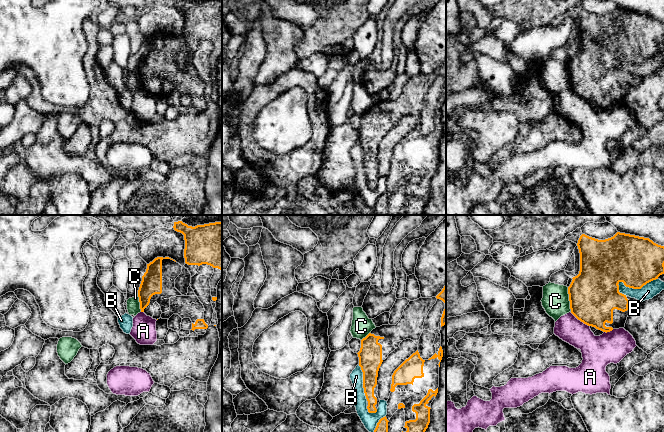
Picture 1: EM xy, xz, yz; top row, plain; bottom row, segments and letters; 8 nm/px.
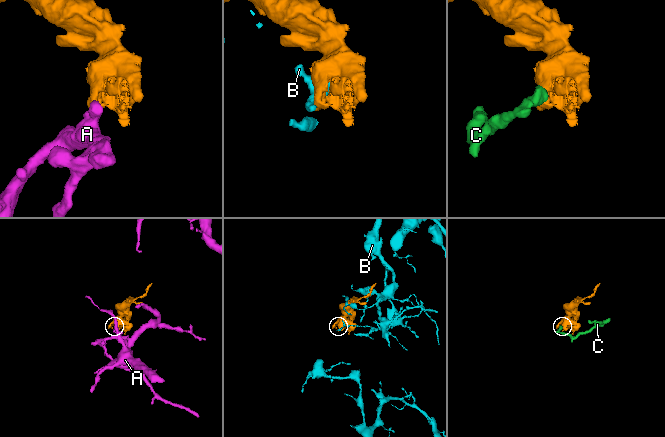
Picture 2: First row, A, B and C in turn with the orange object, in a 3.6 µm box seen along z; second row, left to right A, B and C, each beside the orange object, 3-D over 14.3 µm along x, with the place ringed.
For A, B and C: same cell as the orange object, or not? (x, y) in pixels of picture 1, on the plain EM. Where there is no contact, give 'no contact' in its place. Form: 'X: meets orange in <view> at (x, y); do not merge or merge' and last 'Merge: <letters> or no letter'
A: meets orange in yz at (580, 96); do not merge
B: meets orange in yz at (634, 64); do not merge
C: meets orange in yz at (569, 75); do not merge
Merge: no letter

